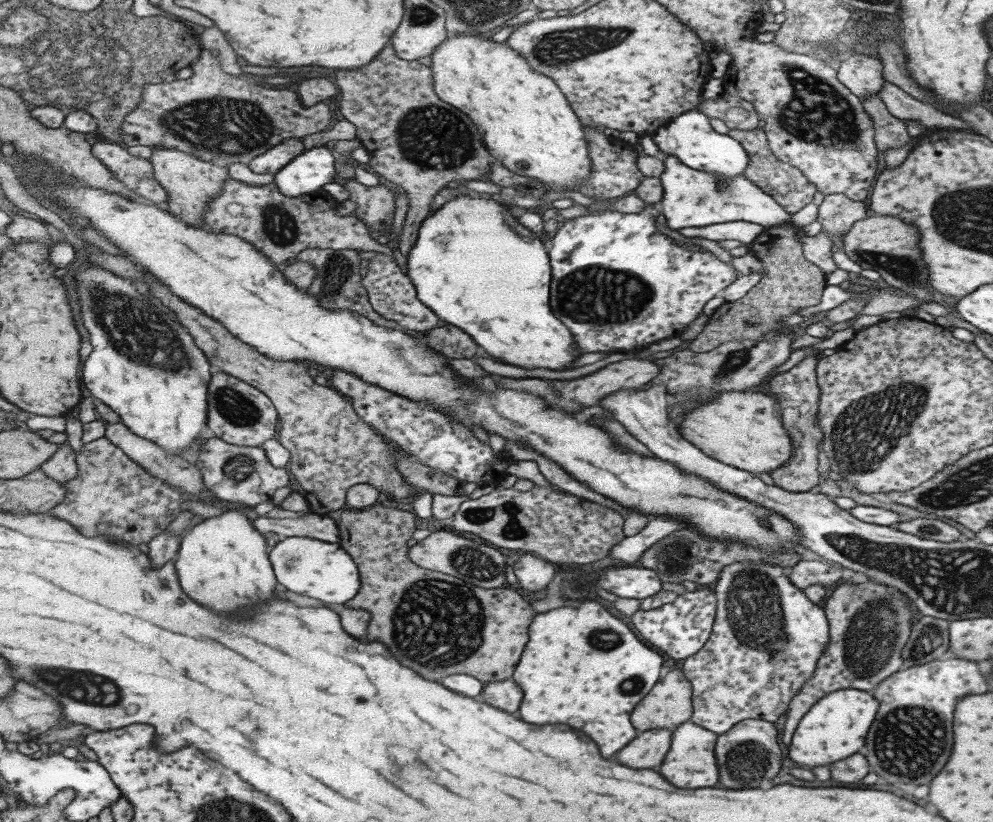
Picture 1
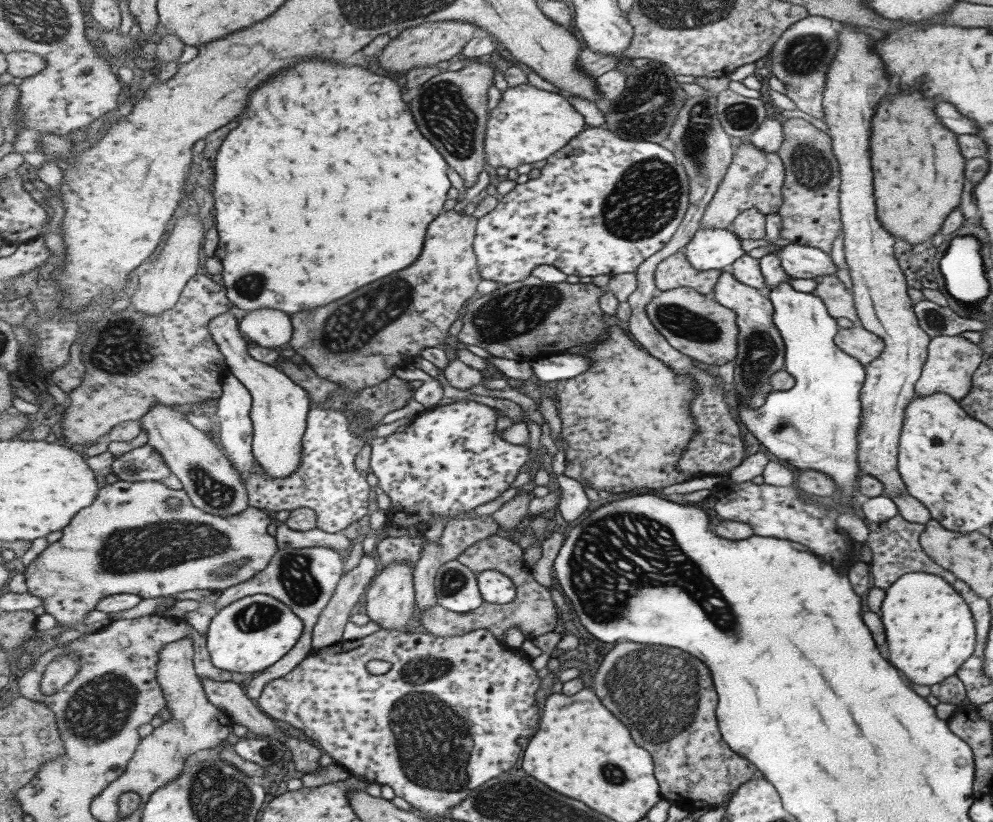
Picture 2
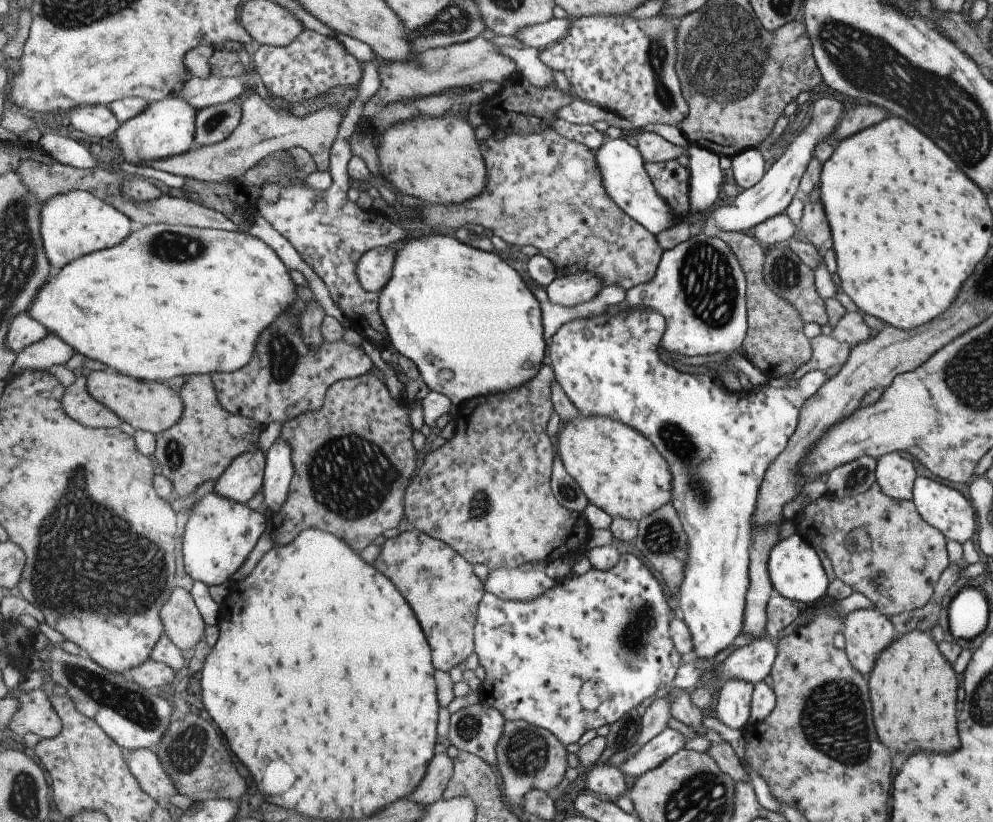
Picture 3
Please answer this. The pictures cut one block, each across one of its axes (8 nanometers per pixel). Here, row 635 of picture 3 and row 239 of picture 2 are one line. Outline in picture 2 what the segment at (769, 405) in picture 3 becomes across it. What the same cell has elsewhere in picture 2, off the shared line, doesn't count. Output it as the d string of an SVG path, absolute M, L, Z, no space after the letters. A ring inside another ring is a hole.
M699 226L699 230L693 234L687 246L681 248L687 262L703 272L703 270L729 270L729 266L745 256L741 250L739 236L735 232L729 232L727 228L705 228Z

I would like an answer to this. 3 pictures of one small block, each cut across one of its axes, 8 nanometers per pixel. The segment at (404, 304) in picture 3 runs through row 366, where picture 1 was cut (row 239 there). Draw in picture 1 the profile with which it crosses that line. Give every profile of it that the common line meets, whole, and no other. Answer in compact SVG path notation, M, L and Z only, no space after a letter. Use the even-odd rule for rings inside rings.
M463 194L425 220L419 242L411 256L403 258L403 266L413 278L419 298L437 312L435 316L441 316L445 324L469 332L491 356L503 356L499 360L521 368L563 370L563 366L573 364L579 350L569 330L551 314L551 306L547 304L551 284L547 254L541 236L519 224L509 206L485 196Z

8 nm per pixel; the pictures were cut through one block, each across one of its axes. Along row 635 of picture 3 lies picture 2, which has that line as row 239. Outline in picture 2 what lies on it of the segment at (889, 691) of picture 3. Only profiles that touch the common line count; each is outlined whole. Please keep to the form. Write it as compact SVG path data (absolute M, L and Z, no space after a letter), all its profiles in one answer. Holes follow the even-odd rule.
M911 90L909 94L895 94L891 100L881 98L873 120L871 120L871 138L869 138L869 152L871 152L871 170L873 170L873 192L875 192L875 206L877 218L881 226L911 244L927 242L933 232L939 230L943 218L957 206L961 184L963 184L963 168L965 158L959 154L957 134L949 132L941 126L939 118L933 112L935 102L923 98L921 90Z

